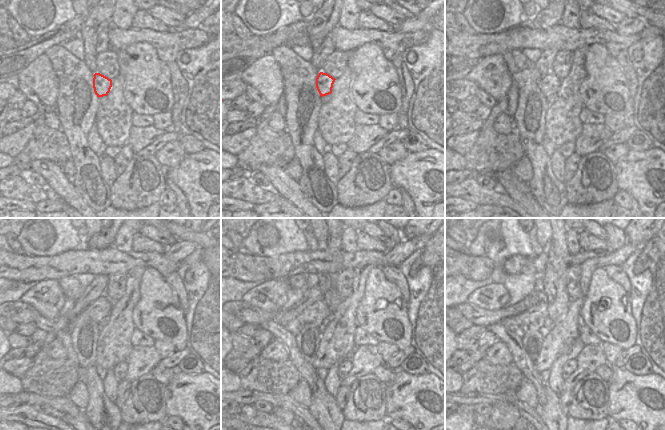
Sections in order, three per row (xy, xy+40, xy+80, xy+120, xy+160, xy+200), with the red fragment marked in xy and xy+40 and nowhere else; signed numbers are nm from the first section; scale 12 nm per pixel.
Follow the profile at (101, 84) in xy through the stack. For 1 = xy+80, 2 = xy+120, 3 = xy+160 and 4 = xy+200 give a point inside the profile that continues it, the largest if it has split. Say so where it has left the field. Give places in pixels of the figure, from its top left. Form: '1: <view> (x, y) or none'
1: xy+80 (550, 83)
2: xy+120 (101, 308)
3: xy+160 (314, 315)
4: xy+200 (533, 319)

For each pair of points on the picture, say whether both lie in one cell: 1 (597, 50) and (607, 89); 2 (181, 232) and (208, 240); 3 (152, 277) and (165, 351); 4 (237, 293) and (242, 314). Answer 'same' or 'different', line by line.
1: same
2: same
3: different
4: different

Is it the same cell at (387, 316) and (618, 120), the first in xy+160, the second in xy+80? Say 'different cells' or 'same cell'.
different cells

